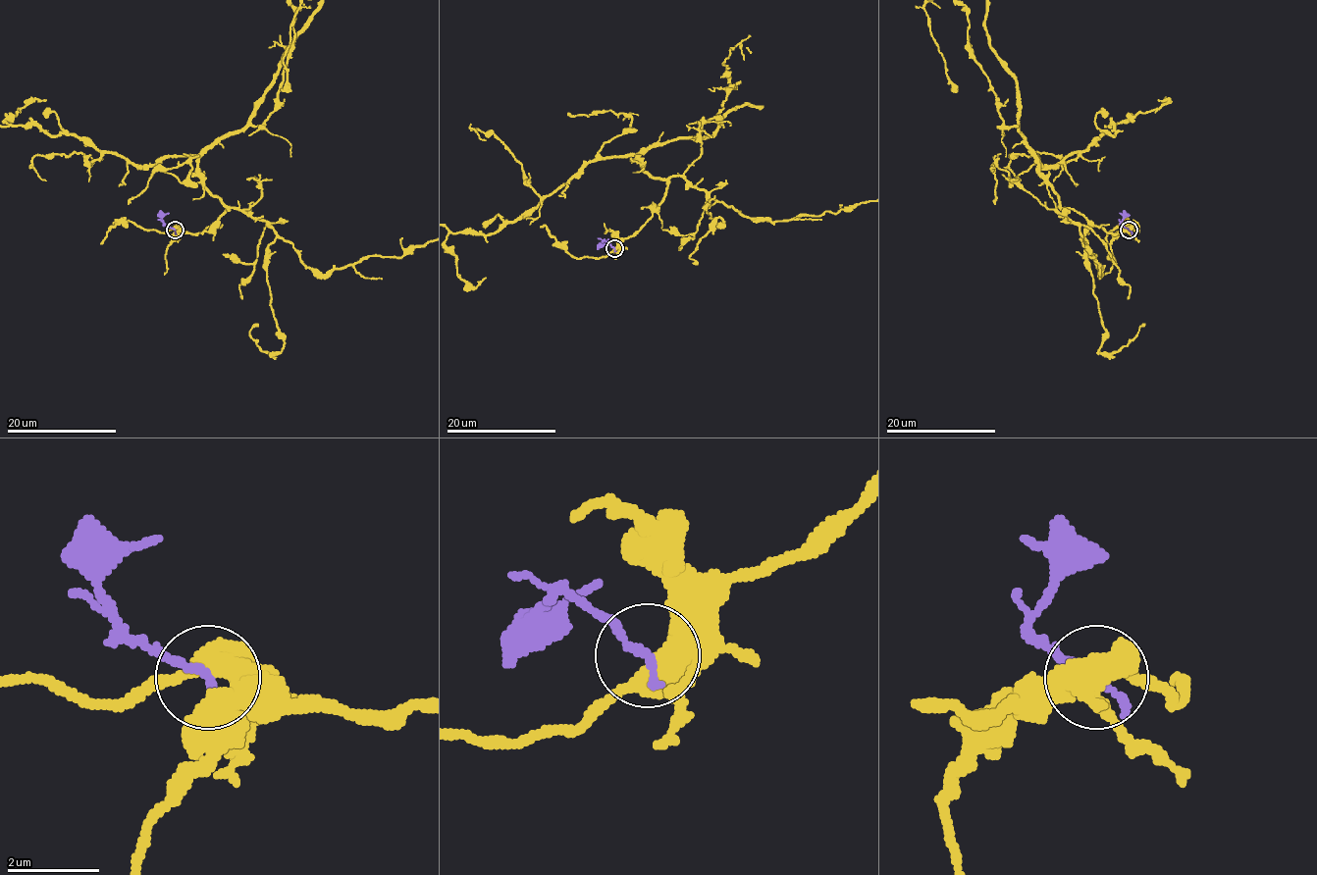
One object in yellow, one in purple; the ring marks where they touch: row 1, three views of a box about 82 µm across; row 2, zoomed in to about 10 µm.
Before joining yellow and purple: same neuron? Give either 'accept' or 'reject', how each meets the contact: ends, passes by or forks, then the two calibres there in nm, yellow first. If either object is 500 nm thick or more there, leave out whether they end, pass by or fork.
reject | 550/240 nm

